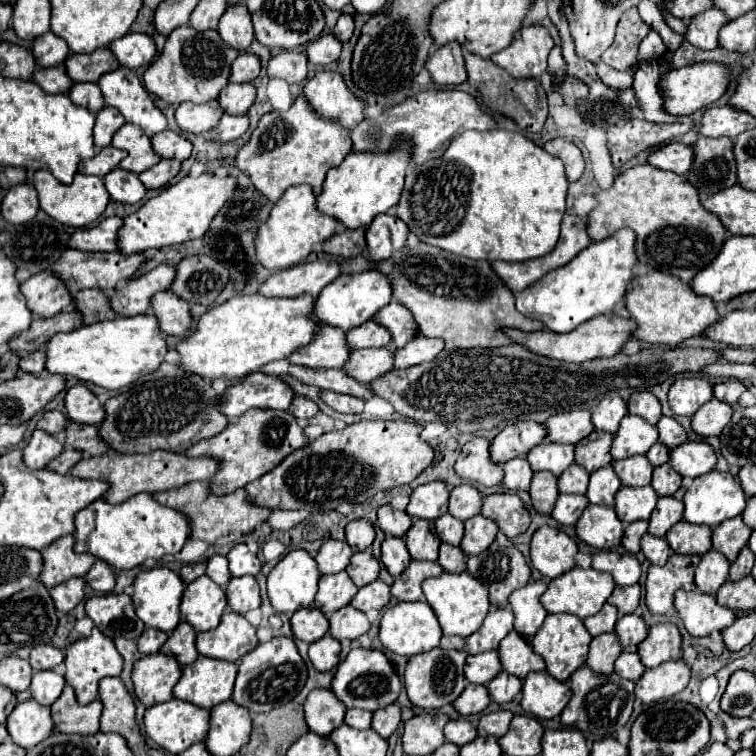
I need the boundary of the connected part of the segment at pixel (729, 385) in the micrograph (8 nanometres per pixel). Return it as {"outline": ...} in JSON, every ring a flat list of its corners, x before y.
{"outline":[[723,381,723,383,717,383,715,387,713,387,713,393,715,393,715,397,719,399,719,401,725,401,725,403,729,403,729,405,733,405,733,403,737,403,739,401,739,397,741,397,741,393,745,391,747,387,741,383,741,381]]}

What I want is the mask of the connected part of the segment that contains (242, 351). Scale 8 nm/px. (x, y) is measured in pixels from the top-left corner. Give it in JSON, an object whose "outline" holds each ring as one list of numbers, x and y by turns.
{"outline":[[235,295,223,305,211,307,205,315,199,317,195,329,185,335,177,345,175,351,179,353,179,367,187,375,199,375,205,381,215,381,219,377,225,379,243,379,249,373,259,371,263,365,275,359,287,359,295,347,303,347,303,343,311,341,311,335,317,331,317,323,311,323,307,315,311,313,315,299,263,299,263,295]]}

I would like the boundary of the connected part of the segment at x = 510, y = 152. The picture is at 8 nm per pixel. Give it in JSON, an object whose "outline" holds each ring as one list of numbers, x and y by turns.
{"outline":[[495,129,495,131,463,131,457,139,451,141,451,145,447,147,443,157,431,159,419,167,409,165,407,169,407,177,405,177,405,187,401,193,401,199,397,203,397,211,395,215,407,223,409,231,413,235,419,237,419,229,421,229,421,241,439,249,445,249,449,253,455,255,463,255,469,259,483,259,483,261,509,261,509,263,519,263,519,261,529,261,535,257,543,257,547,253,553,251,557,239,559,239,559,223,563,219,565,213,565,199,567,199,567,177,563,175,563,165,559,163,559,159,555,159,553,155,547,155,547,151,539,145,535,145,533,141,529,141,527,137,523,137,521,133,513,133,513,131,503,131,503,129]]}

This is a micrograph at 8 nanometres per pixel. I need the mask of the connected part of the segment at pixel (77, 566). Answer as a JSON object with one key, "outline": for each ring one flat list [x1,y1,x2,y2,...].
{"outline":[[71,535,57,539,55,543,47,545,47,549,41,551,43,557,43,567,39,573,39,581,51,589,71,577,83,577,87,569,95,563,91,555,75,555,71,547,75,545,75,539]]}

